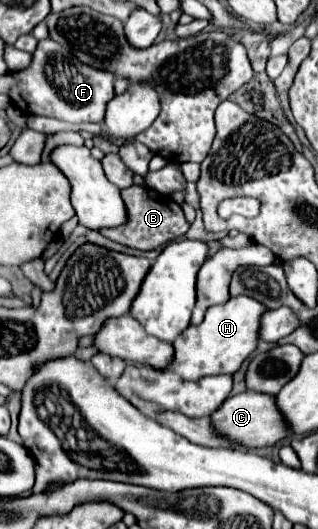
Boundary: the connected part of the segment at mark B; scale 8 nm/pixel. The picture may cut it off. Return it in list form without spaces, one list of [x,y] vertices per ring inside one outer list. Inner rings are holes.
[[[131,185],[121,191],[121,197],[125,201],[127,221],[115,229],[103,229],[103,235],[117,243],[129,245],[133,249],[149,251],[149,249],[155,249],[159,245],[165,245],[165,243],[183,236],[191,227],[181,211],[181,207],[173,199],[159,195],[153,189],[147,189],[143,185]]]

